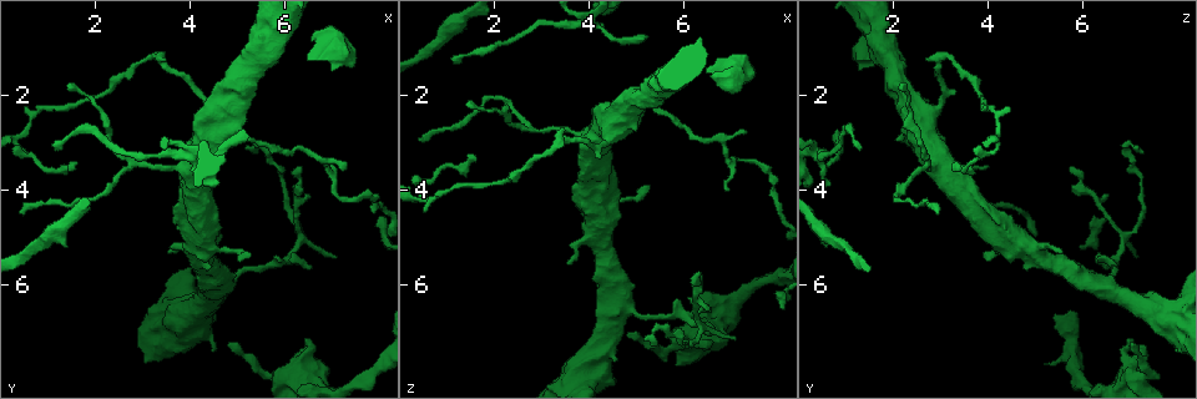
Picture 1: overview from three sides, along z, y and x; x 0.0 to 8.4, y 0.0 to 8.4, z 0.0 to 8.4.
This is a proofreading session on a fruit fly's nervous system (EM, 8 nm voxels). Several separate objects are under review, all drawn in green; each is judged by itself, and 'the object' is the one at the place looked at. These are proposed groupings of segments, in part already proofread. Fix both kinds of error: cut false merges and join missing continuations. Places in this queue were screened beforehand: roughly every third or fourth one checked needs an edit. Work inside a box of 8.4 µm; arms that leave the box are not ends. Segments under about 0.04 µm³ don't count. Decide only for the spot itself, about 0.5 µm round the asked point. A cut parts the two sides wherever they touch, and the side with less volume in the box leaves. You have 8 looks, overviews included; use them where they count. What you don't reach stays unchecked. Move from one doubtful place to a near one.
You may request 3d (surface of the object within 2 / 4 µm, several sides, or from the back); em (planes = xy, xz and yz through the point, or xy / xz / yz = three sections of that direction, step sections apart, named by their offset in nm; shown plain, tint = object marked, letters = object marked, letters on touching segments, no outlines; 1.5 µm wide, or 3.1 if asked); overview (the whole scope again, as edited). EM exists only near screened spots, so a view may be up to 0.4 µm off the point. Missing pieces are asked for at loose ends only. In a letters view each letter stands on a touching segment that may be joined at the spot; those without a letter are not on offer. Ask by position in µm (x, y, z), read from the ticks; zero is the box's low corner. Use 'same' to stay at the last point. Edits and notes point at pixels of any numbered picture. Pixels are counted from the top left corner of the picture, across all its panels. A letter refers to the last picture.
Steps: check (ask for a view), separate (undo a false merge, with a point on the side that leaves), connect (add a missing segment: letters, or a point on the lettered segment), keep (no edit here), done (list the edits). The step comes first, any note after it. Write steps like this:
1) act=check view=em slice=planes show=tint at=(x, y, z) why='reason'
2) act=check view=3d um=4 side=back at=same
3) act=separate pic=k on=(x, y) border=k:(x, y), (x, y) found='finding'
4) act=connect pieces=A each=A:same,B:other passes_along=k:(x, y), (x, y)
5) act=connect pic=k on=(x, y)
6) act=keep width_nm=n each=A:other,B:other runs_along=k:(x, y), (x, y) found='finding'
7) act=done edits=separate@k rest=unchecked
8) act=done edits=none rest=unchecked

act=check view=3d um=2 at=(6.30, 3.50, 5.75)

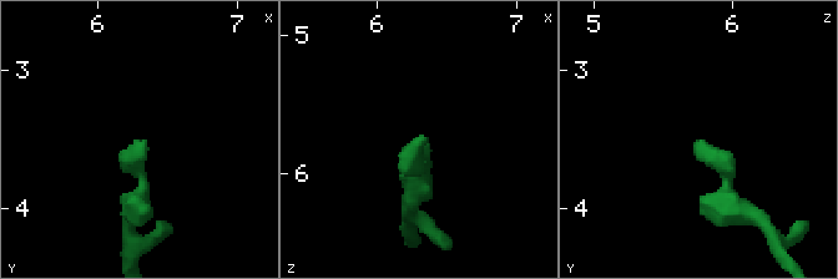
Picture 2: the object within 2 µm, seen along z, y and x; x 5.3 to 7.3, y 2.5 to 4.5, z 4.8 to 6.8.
act=check view=em slice=planes show=letters at=(6.32, 3.54, 5.74) why='now the EM'

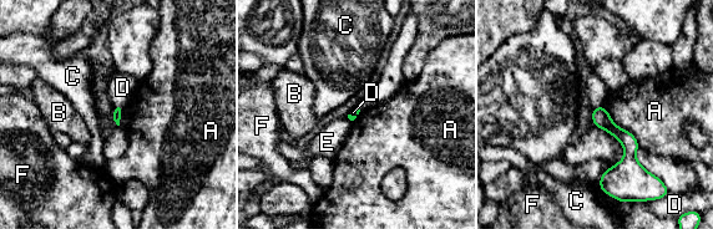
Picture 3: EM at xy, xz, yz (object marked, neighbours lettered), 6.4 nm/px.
act=keep each=A:other,B:other,C:other,D:other,E:other,F:other border=3:(602, 105), (595, 107) found='none of them fits'

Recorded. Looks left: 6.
act=check view=3d um=4 at=(4.80, 7.20, 7.05) why='thin end'

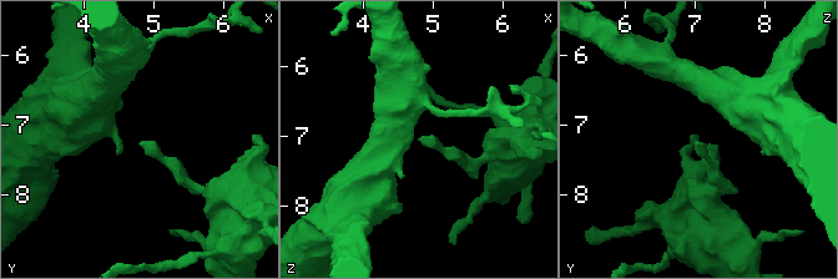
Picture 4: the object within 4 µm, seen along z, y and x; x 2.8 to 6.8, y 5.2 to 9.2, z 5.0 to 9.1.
act=check view=em slice=planes show=letters at=(4.80, 7.20, 7.00) why='shape alone is not enough'

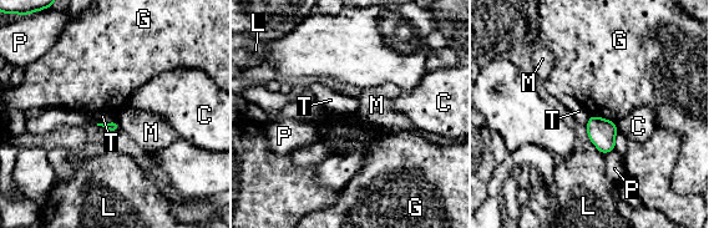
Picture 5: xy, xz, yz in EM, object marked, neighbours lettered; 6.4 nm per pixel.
act=keep each=C:other,G:other,L:other,M:other,P:other,T:other border=5:(590, 115), (597, 115), (614, 122) found='none of them fits'

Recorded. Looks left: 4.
act=check view=3d um=4 at=(3.85, 3.60, 2.90) why='a fork'

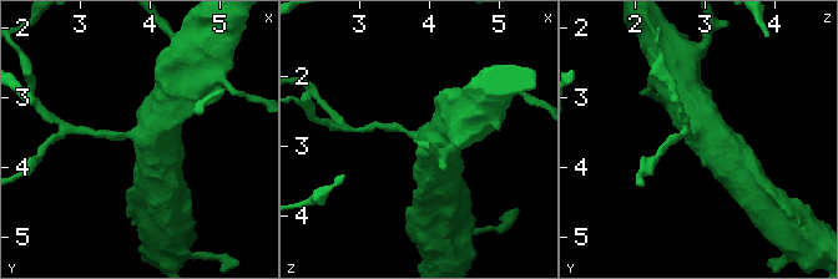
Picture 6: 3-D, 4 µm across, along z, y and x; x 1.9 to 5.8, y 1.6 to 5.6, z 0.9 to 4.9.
act=check view=em um=3.1 slice=planes show=tint at=(3.90, 3.50, 2.85) arms=3 why='now the EM'

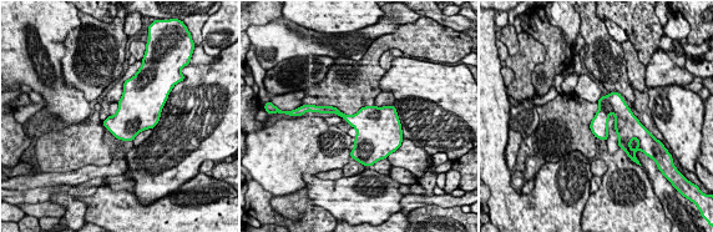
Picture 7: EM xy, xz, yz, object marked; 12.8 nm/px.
act=check view=em um=3.1 slice=planes show=letters at=same why='see the neighbours'

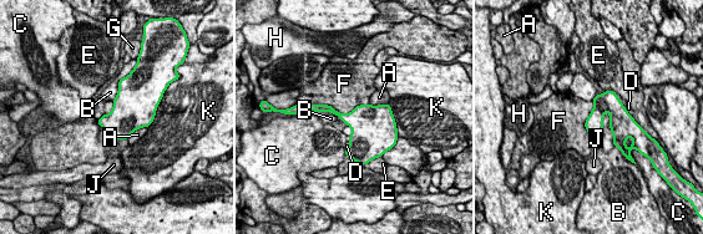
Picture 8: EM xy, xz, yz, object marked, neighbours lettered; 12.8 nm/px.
act=keep each=A:other,B:other,C:other,D:other,E:other,F:other,G:other,H:other,J:other,K:other border=8:(318, 103), (340, 112), (368, 105) found='one cell here'

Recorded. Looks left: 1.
act=done edits=none rest=unchecked

